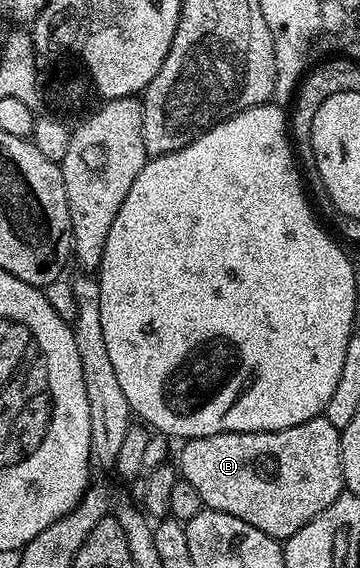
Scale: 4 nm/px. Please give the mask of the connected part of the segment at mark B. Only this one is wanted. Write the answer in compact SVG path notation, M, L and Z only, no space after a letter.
M321 416L276 433L218 433L192 437L182 442L177 469L182 480L193 483L206 508L233 515L270 537L286 539L301 531L309 519L321 515L333 499L344 493L340 436L340 429L333 427L326 416Z

